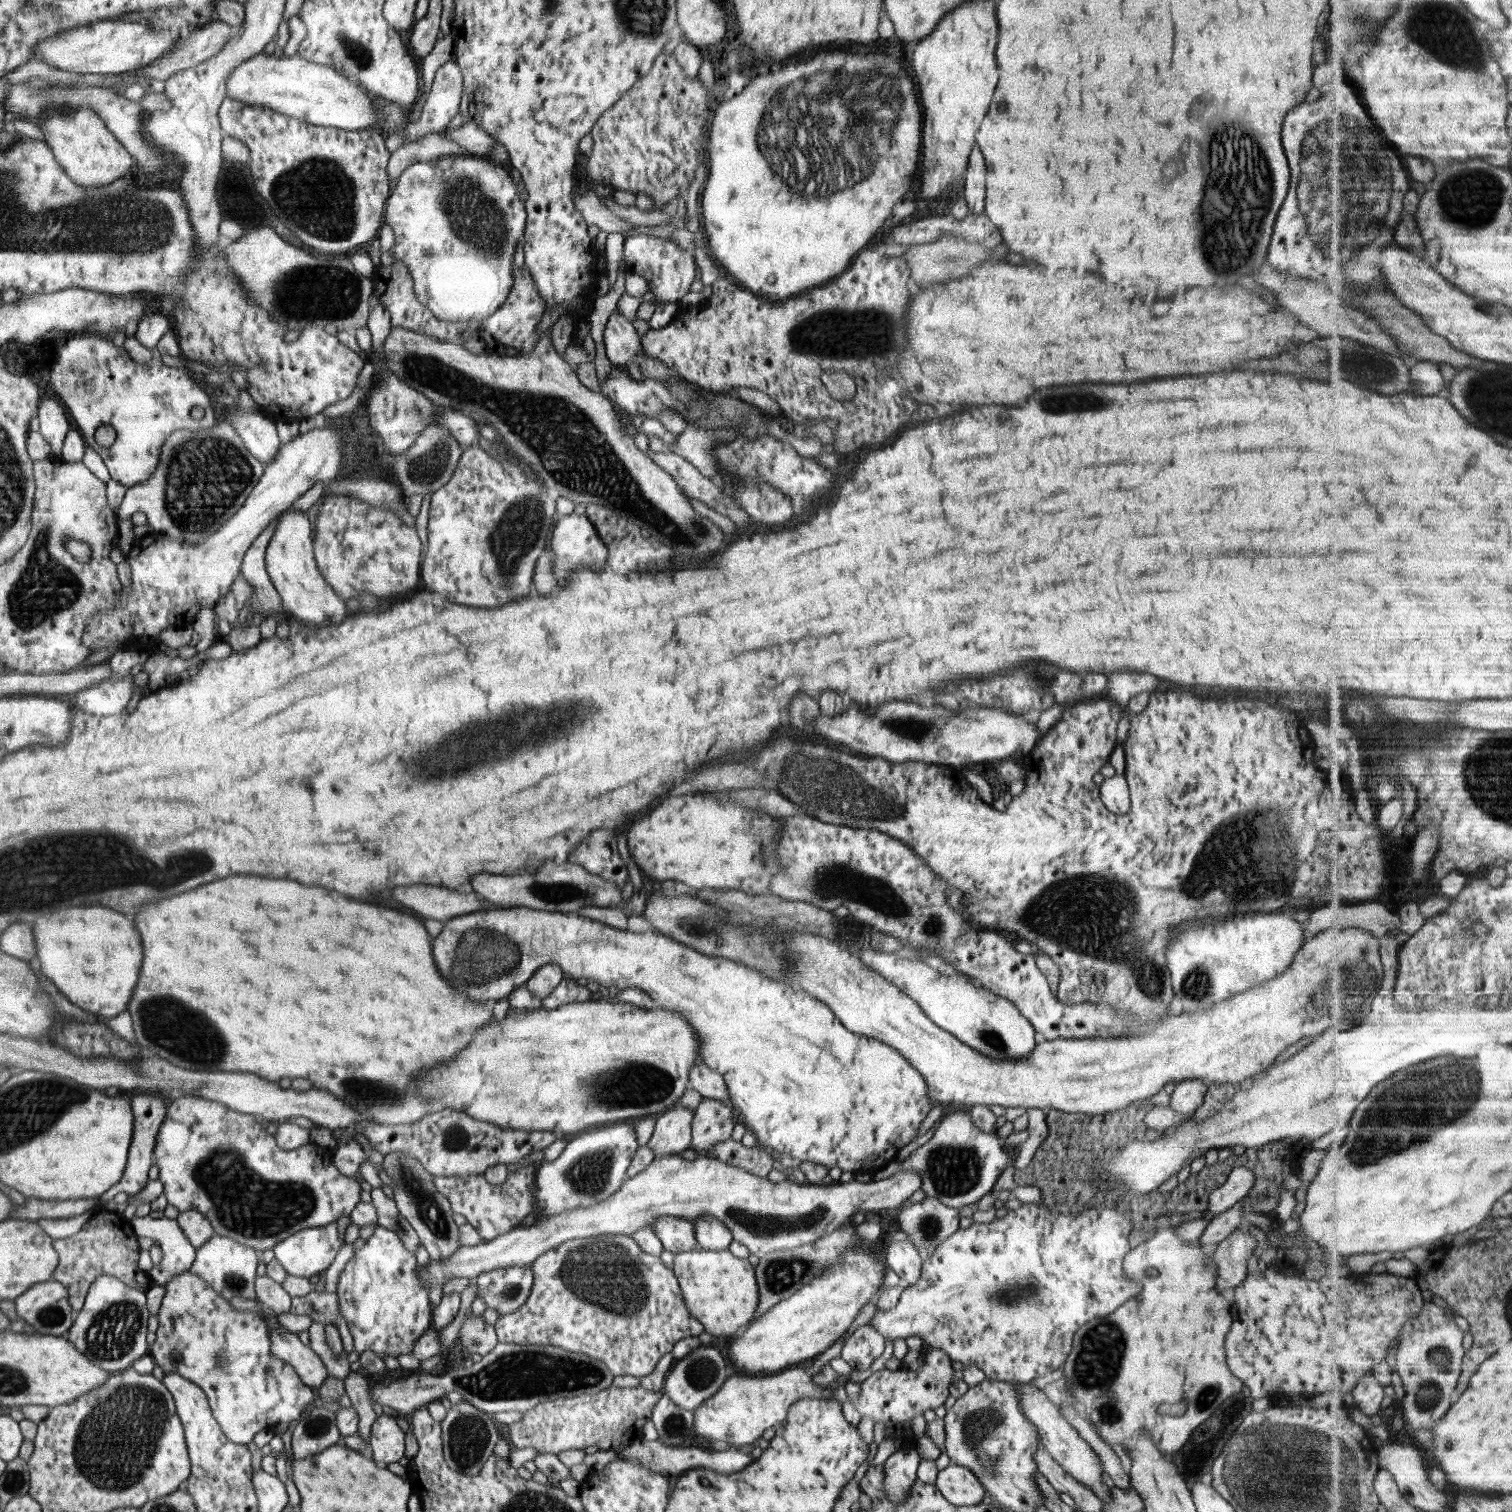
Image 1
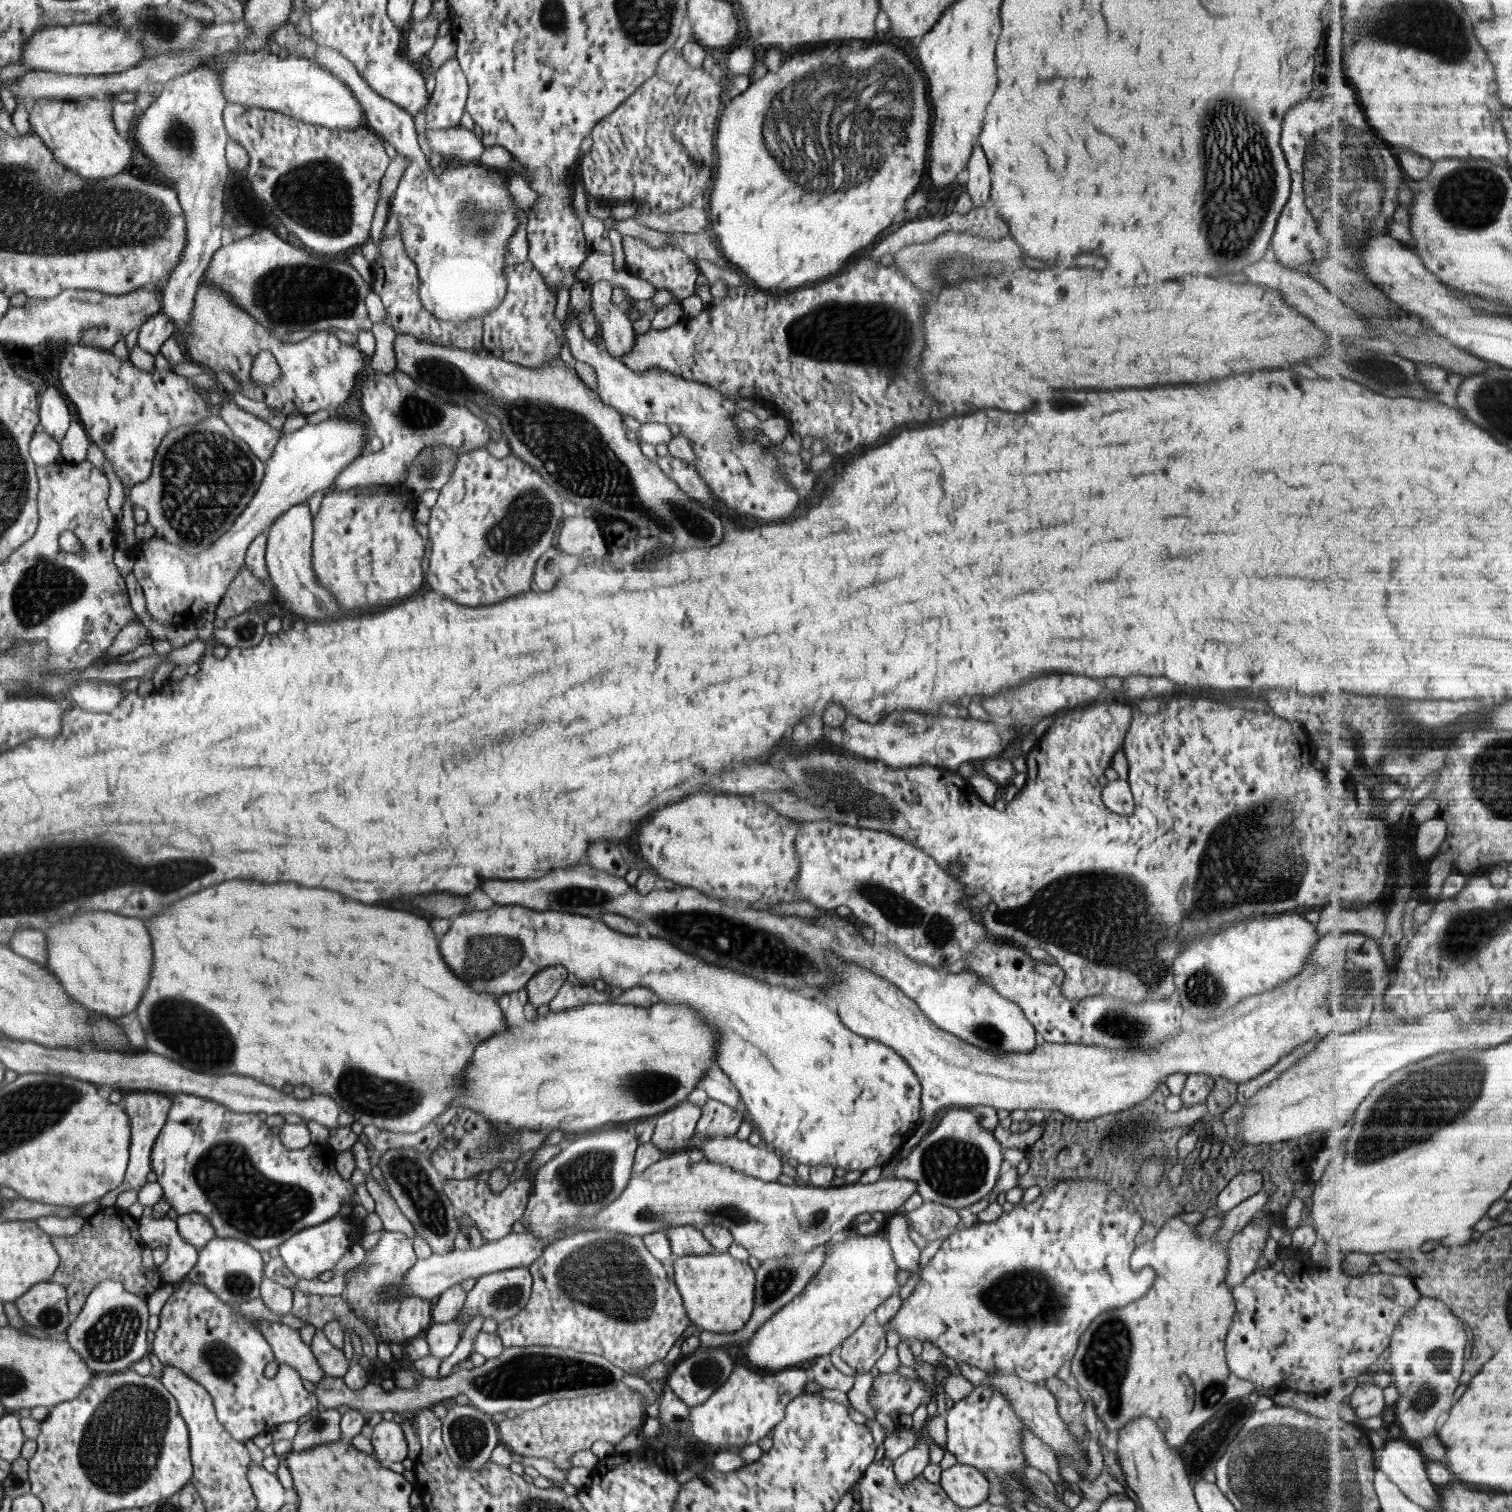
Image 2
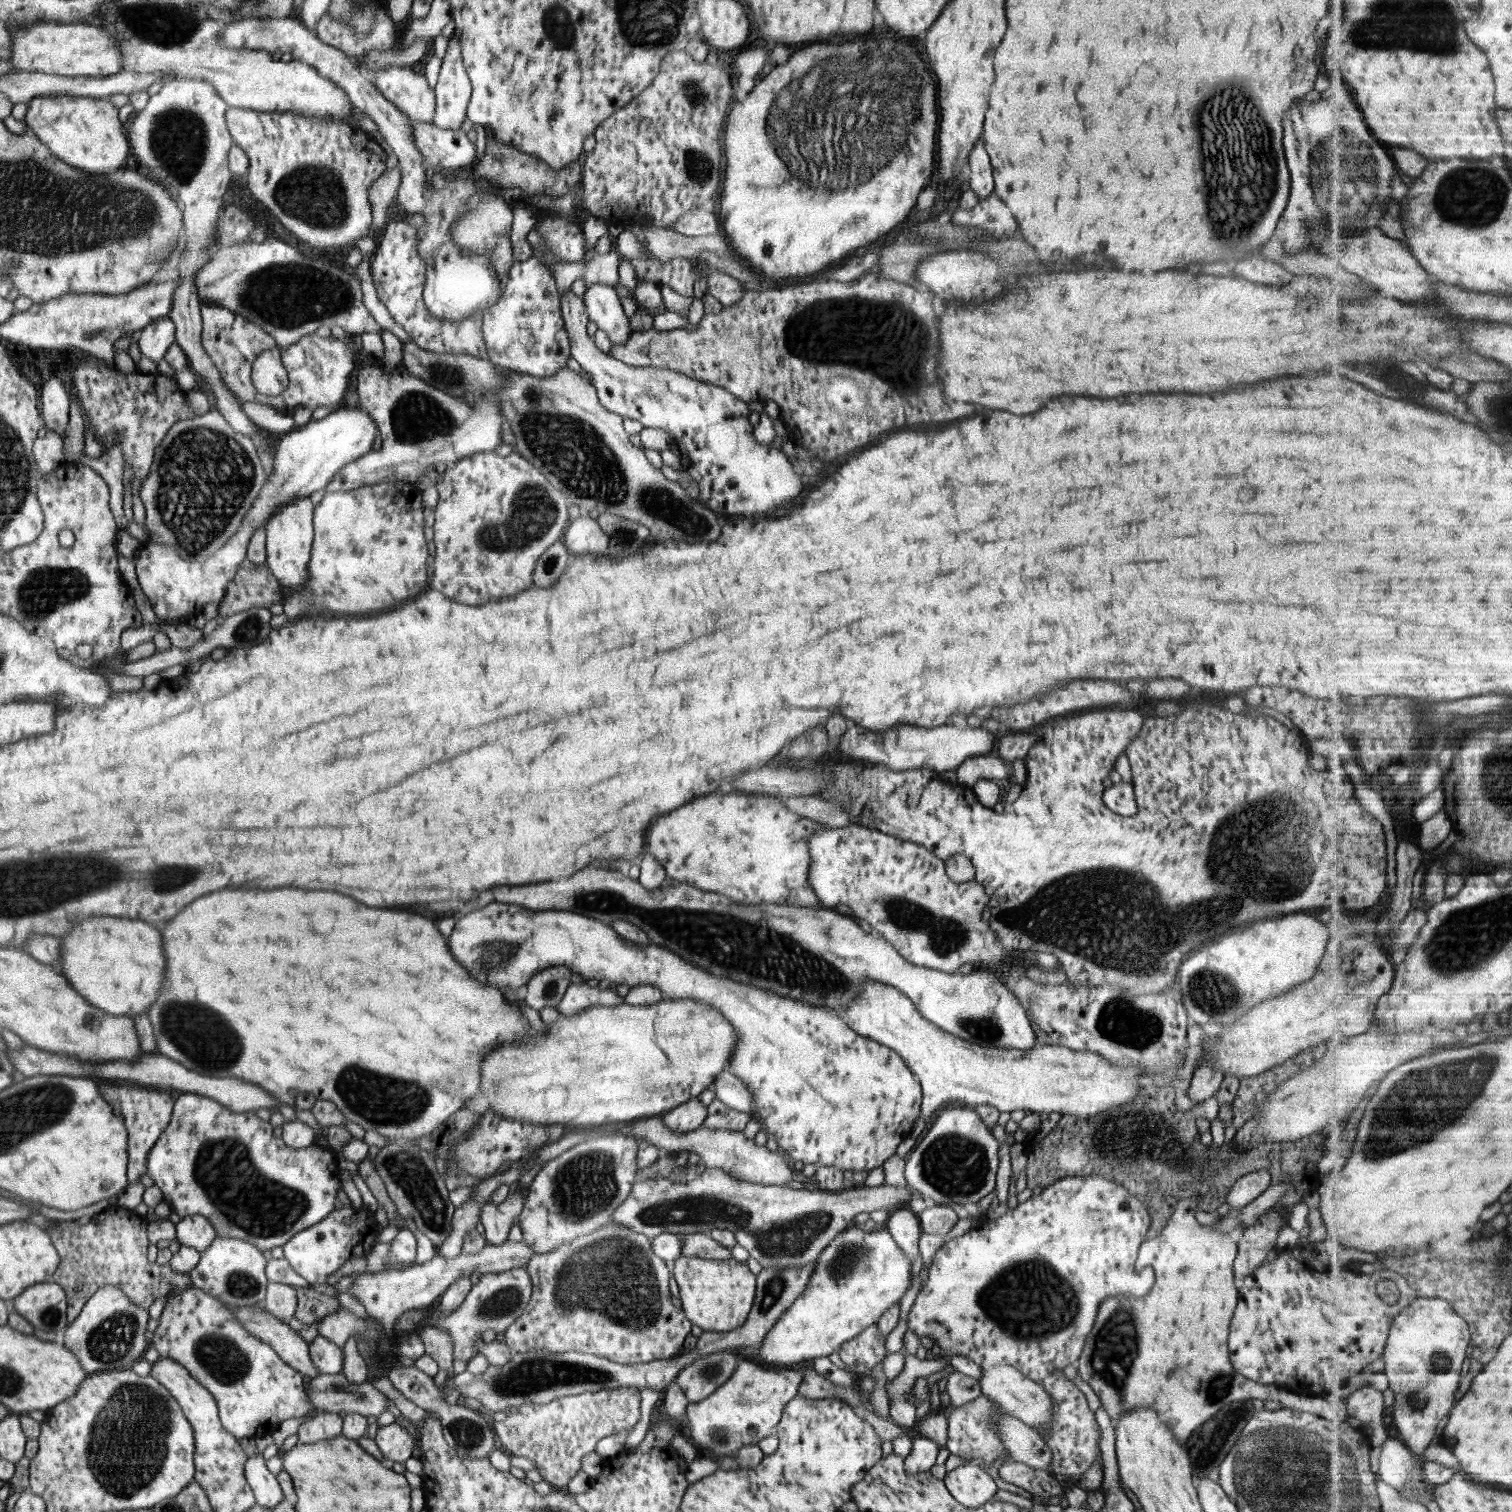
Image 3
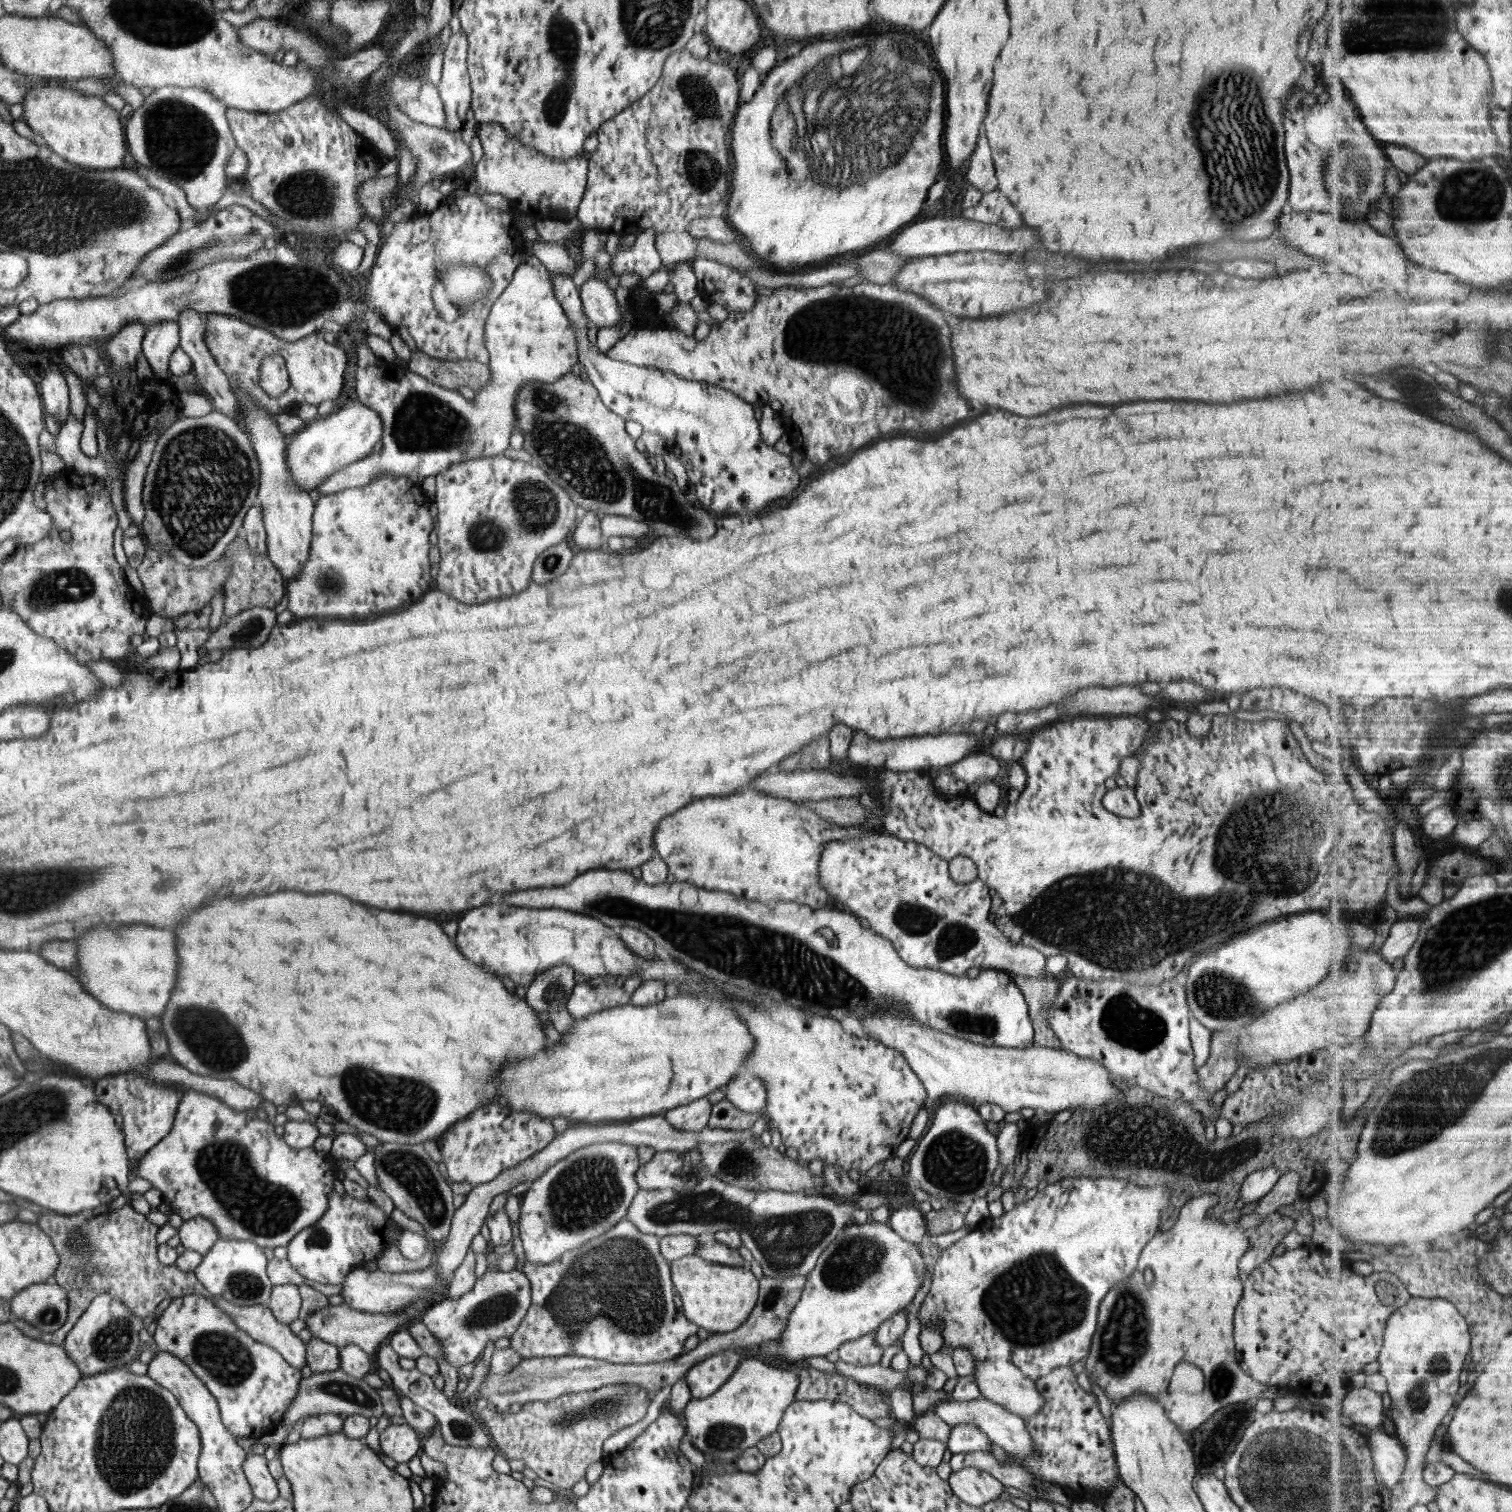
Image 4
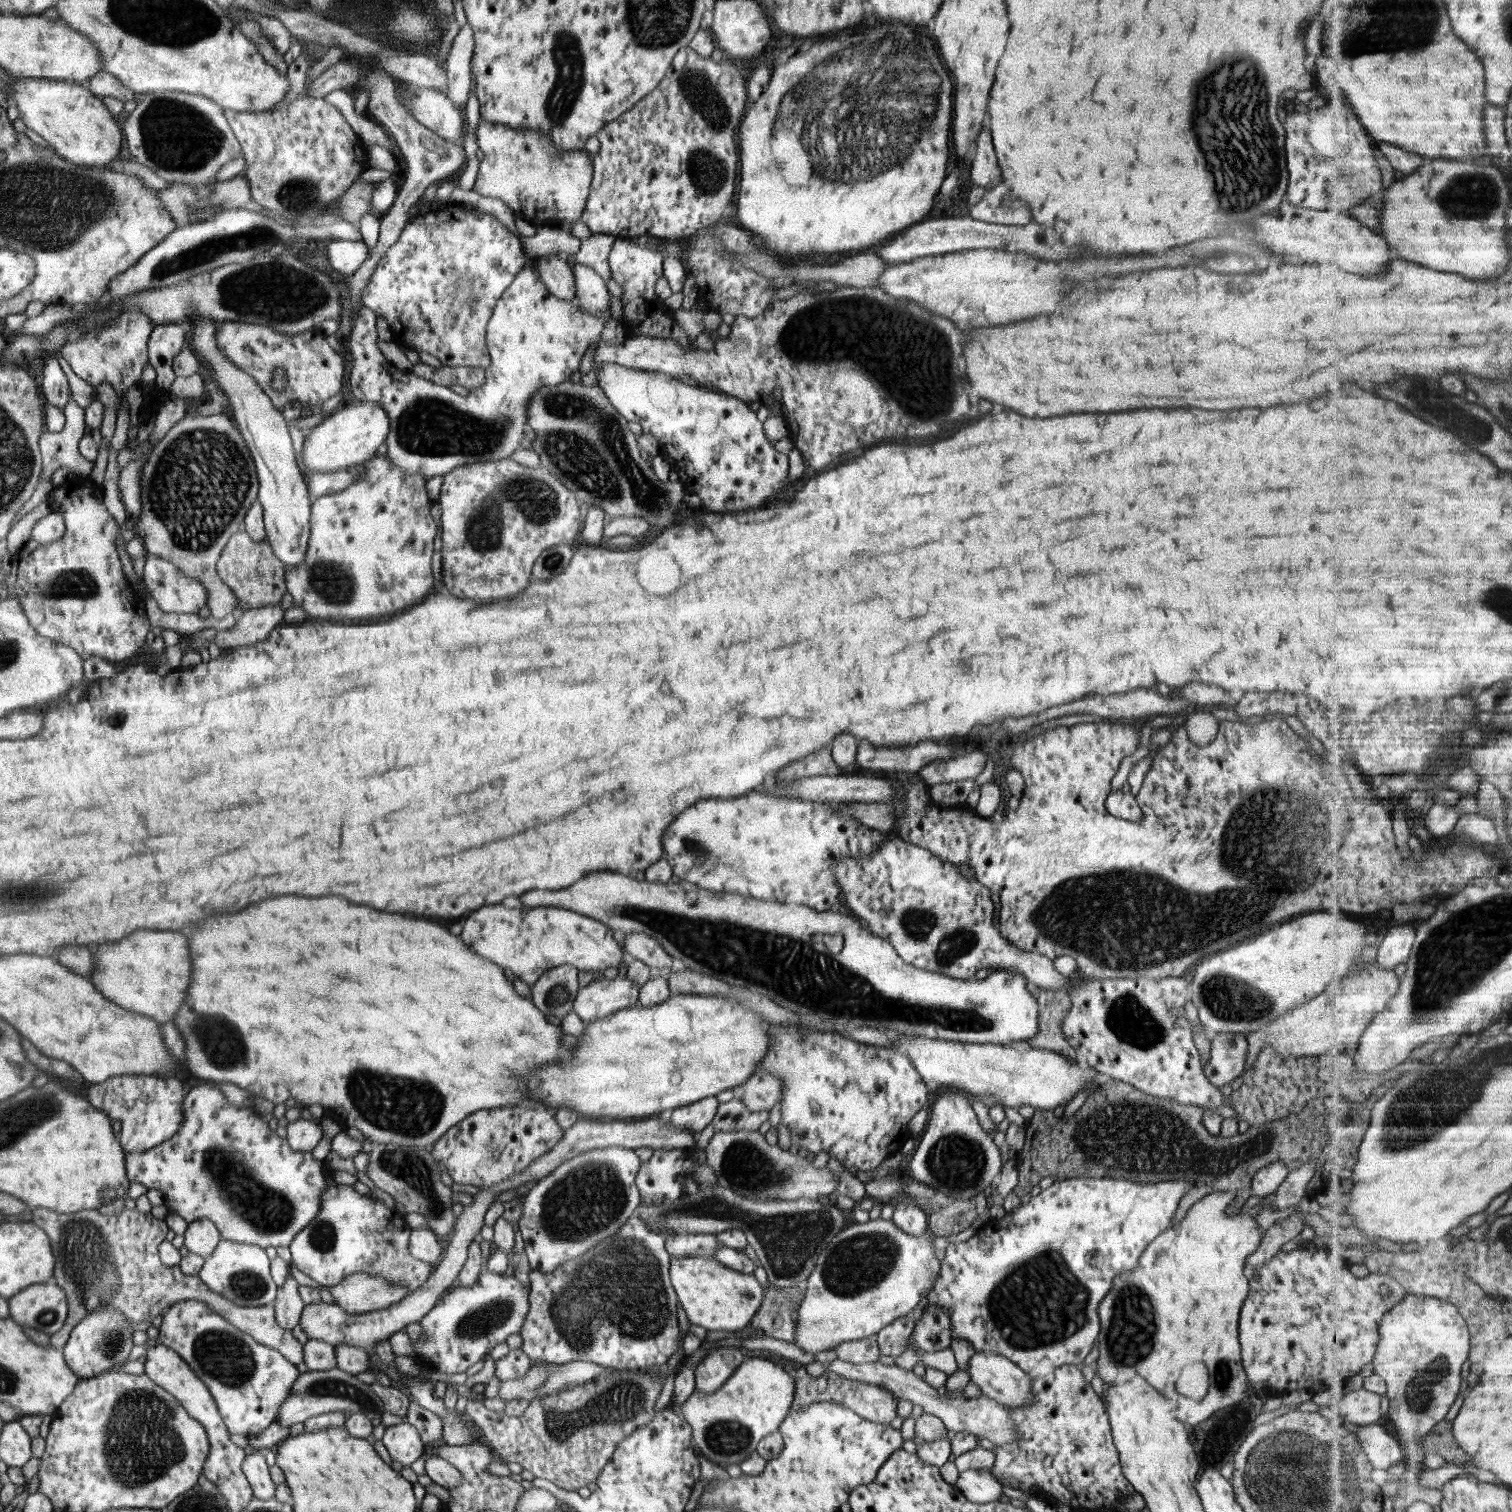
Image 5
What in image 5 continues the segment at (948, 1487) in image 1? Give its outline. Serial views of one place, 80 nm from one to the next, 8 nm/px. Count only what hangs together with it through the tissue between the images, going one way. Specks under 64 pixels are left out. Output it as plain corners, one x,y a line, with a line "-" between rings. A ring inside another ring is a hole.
968,1469
959,1473
956,1488
970,1501
978,1504
994,1502
1003,1496
1002,1484
990,1470

